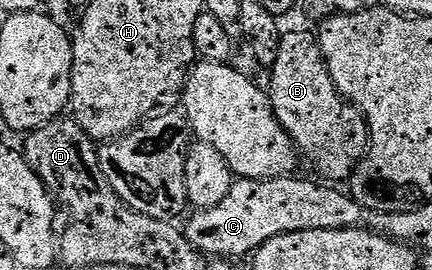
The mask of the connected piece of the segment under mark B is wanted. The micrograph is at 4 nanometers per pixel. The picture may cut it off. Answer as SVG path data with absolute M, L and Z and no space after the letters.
M286 32L279 53L268 74L267 92L275 119L287 131L293 146L326 177L329 183L348 182L358 165L364 162L369 147L369 128L361 112L337 94L338 84L331 67L325 63L321 42L309 33Z

